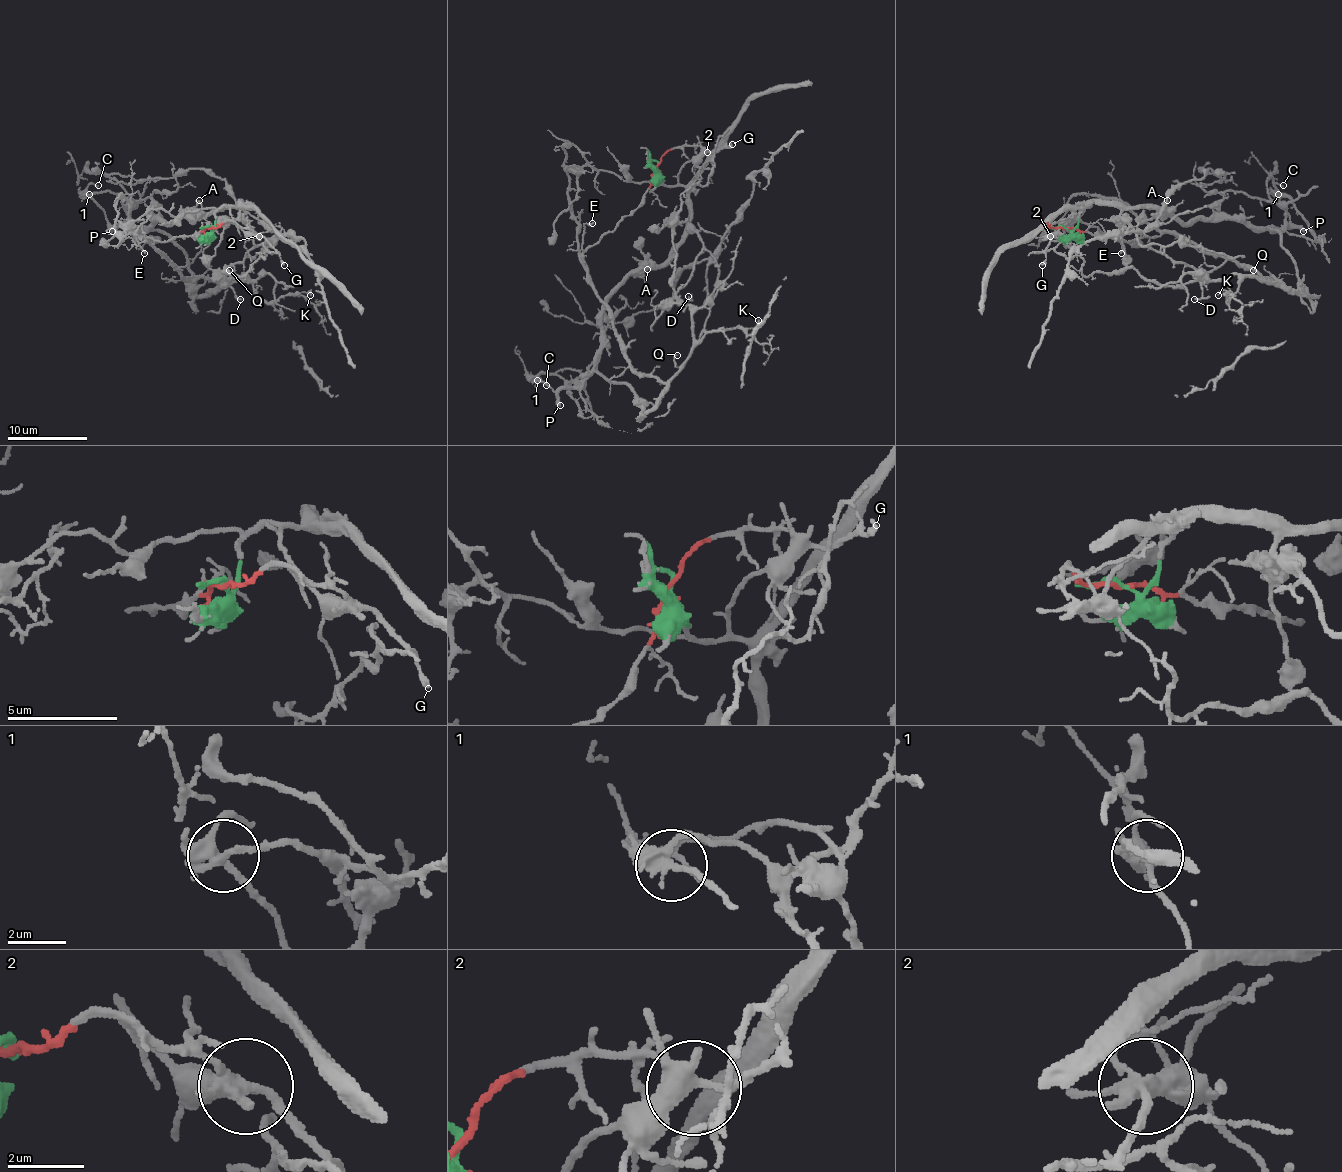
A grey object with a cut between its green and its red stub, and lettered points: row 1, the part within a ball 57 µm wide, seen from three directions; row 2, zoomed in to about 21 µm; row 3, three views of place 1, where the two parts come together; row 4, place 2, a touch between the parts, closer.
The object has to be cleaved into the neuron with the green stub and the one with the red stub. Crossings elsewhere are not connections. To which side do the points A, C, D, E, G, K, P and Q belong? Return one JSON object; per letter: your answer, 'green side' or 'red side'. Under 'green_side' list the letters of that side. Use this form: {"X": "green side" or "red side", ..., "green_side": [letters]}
{"A": "green side", "C": "green side", "D": "green side", "E": "red side", "G": "green side", "K": "red side", "P": "green side", "Q": "red side", "green_side": ["A", "C", "D", "G", "P"]}

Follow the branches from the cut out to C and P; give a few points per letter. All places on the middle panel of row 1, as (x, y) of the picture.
C: (657, 166), (667, 187), (685, 189), (683, 243), (607, 301), (595, 369), (556, 391), (534, 377), (546, 385)
P: (657, 166), (667, 187), (685, 189), (683, 243), (607, 301), (595, 369), (558, 391), (560, 405)

